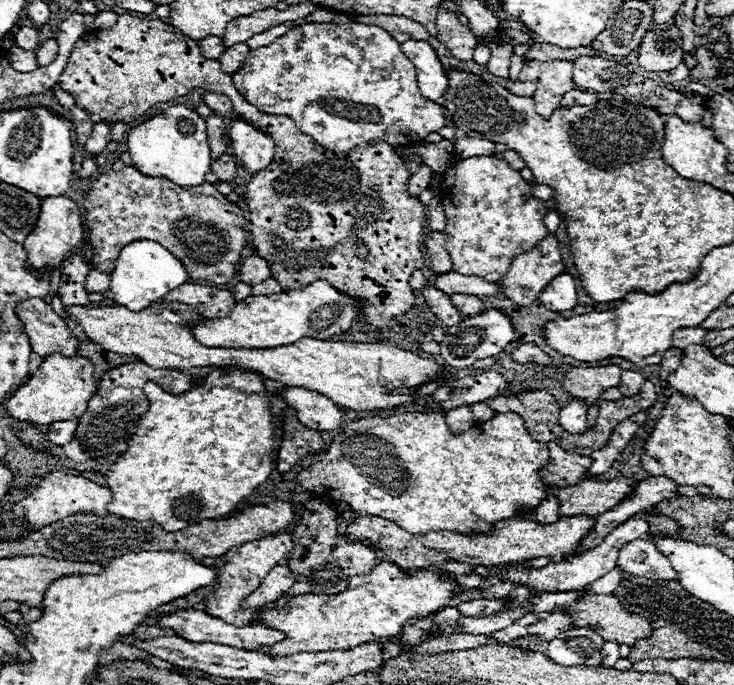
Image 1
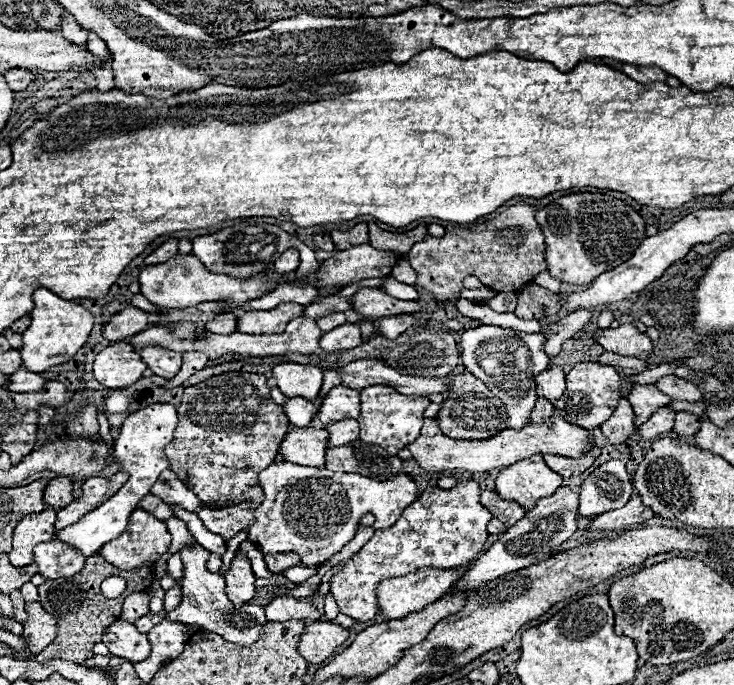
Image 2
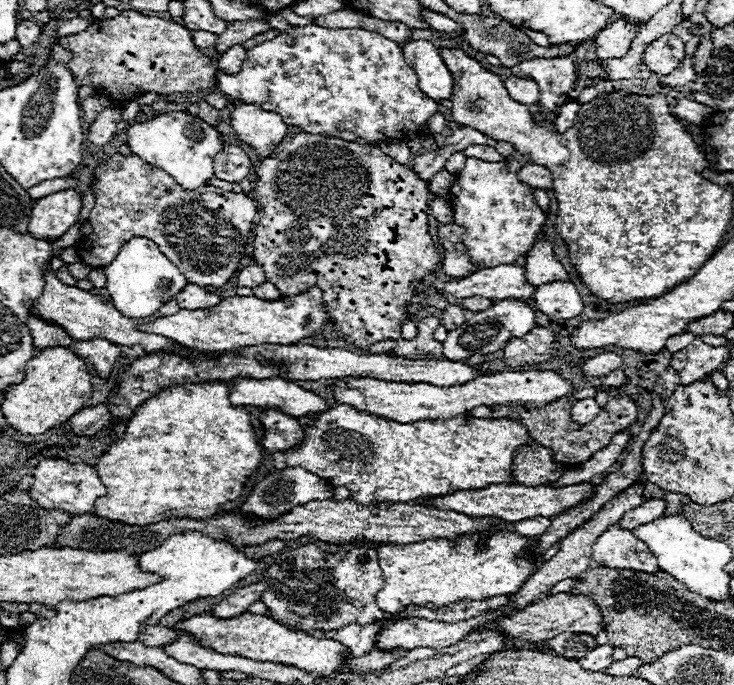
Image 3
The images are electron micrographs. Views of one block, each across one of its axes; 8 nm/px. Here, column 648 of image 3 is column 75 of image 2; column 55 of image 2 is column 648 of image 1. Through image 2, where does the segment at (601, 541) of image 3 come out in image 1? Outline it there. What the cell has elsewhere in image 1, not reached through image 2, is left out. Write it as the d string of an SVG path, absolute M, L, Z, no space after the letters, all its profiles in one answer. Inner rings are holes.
M648 538L628 542L618 552L616 564L634 576L644 576L650 580L678 580L678 572L672 568L670 560L658 552L656 544Z

